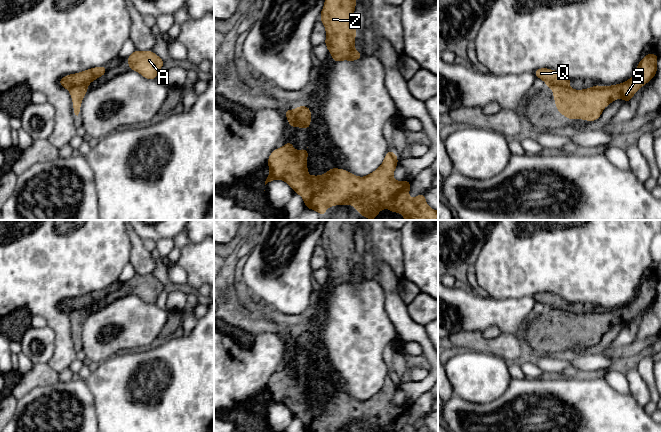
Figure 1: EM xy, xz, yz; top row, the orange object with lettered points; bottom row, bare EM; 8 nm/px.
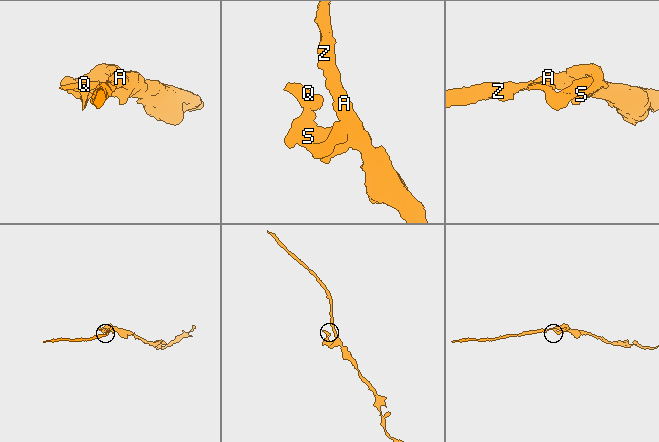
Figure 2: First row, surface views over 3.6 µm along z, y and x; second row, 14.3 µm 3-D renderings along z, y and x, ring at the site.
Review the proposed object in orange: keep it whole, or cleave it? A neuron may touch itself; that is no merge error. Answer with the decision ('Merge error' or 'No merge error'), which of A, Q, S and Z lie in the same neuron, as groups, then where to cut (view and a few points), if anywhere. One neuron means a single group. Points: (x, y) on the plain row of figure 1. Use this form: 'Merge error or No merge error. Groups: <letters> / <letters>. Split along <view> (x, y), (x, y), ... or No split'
Merge error. Groups: A S Z / Q. Split along xz (310, 337), (300, 337), (296, 341), (296, 347), (293, 350)

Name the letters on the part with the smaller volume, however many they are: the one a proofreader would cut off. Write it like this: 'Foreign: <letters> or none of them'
Foreign: Q

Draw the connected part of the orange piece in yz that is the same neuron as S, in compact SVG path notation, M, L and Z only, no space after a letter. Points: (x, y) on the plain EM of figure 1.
M648 277L637 289L634 299L623 307L611 310L594 309L591 312L574 314L566 310L553 313L555 329L559 338L568 343L595 345L603 333L619 321L630 326L638 313L647 308L657 296L658 278Z

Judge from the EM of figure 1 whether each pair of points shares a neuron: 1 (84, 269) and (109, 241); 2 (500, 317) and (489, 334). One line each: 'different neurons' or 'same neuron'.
1: same neuron
2: different neurons

